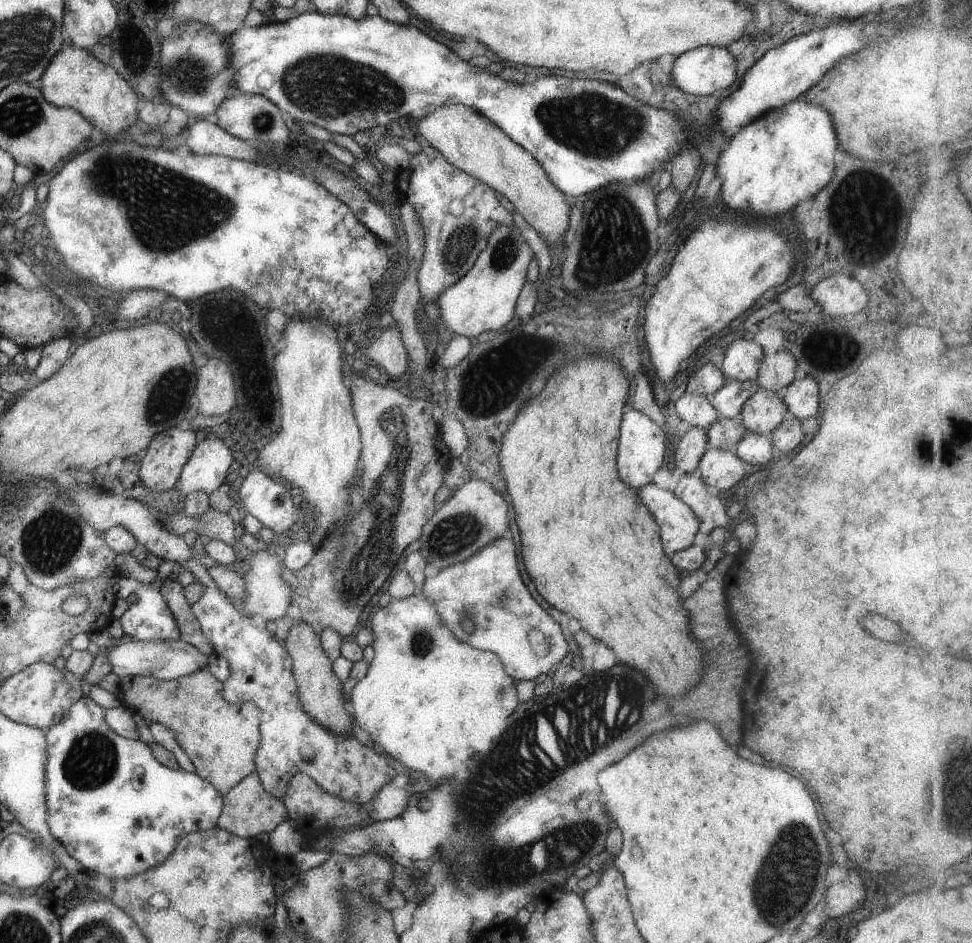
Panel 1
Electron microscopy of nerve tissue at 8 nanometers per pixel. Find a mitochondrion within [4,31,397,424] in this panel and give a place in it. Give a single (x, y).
(165, 209)

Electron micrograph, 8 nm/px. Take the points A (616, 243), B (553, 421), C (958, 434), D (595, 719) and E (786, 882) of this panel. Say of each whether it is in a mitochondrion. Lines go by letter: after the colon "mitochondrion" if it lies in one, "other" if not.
A: mitochondrion
B: other
C: mitochondrion
D: mitochondrion
E: mitochondrion

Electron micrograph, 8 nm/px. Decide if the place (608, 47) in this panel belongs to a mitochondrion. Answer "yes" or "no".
no

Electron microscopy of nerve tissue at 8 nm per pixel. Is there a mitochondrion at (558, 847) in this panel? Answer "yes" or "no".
yes

